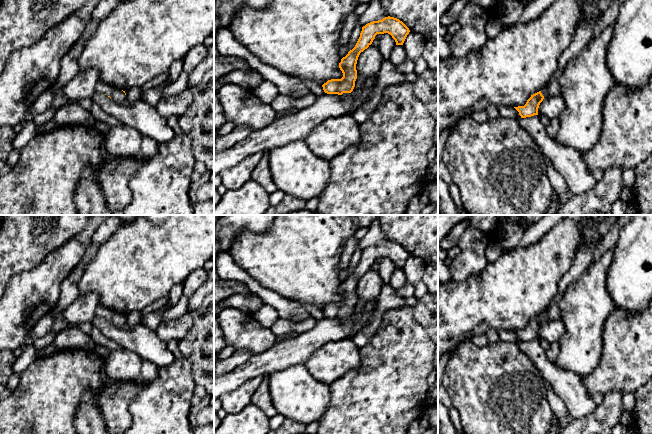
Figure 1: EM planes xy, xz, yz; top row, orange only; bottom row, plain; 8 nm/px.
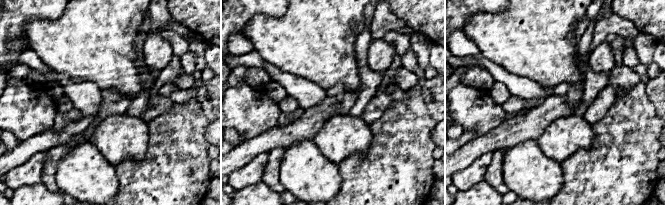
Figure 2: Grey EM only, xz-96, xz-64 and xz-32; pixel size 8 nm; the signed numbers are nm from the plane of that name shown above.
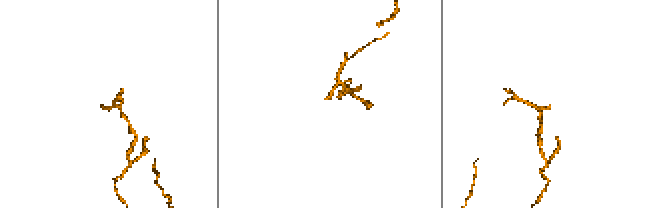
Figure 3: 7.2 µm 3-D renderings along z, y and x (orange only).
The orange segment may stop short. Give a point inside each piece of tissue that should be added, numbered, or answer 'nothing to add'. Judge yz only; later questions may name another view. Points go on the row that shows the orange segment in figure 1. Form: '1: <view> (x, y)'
1: yz (552, 88)

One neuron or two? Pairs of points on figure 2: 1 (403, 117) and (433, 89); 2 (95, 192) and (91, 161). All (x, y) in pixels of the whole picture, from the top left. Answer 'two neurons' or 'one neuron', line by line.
1: two neurons
2: one neuron

